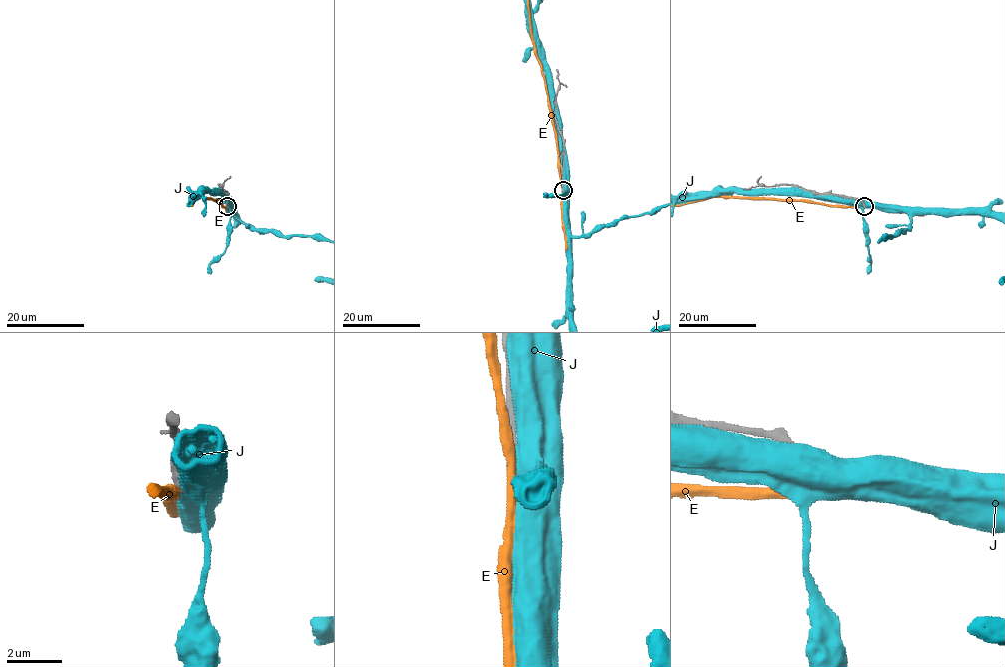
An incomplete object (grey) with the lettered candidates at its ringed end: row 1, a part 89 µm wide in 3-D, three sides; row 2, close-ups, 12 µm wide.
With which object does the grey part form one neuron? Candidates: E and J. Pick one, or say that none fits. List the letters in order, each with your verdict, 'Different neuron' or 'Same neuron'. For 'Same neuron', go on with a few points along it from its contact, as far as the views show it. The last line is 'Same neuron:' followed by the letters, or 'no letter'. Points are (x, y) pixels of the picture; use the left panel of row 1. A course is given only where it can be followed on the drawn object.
E: Different neuron
J: Different neuron
Same neuron: no letter

